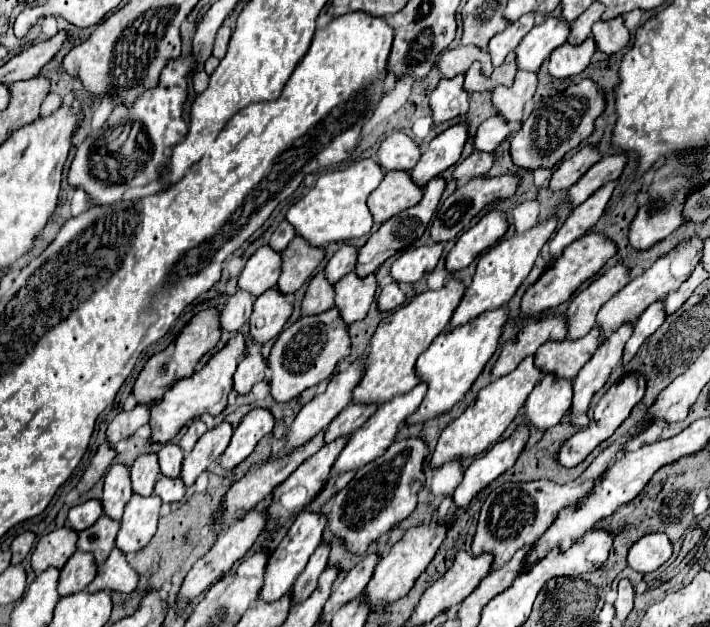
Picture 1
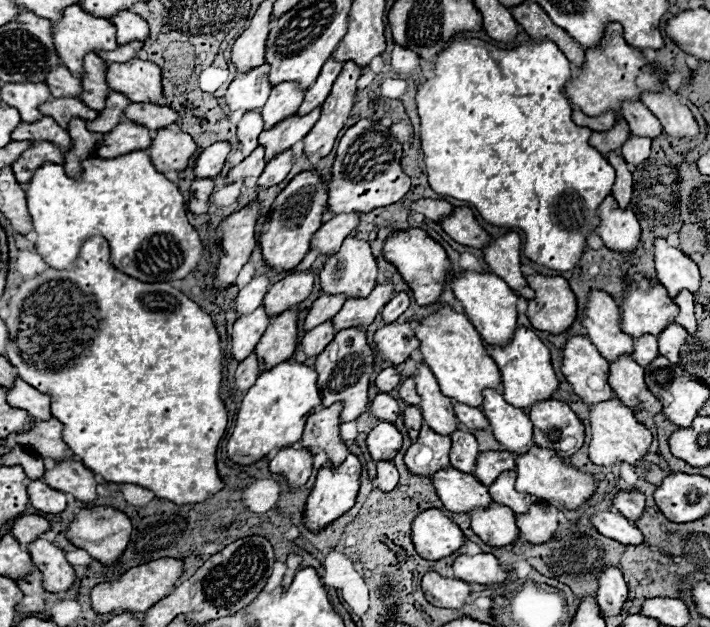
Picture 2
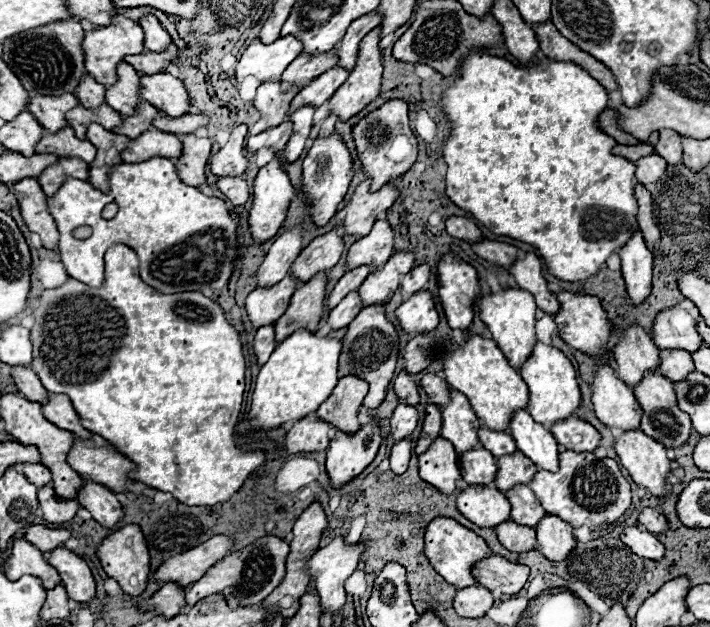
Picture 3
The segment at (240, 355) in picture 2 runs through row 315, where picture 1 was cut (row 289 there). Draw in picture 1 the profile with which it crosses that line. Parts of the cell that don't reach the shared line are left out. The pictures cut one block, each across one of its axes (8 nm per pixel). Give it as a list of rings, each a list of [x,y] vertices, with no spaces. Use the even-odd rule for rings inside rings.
[[[268,244],[260,246],[246,262],[238,286],[250,290],[254,296],[260,296],[268,288],[274,288],[282,270],[282,256],[280,252],[272,250]]]

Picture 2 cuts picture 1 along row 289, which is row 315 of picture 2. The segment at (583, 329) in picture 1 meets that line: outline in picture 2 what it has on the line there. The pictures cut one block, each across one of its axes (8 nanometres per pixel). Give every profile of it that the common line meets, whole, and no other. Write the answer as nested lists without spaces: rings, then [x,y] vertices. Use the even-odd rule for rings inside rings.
[[[594,292],[588,298],[582,324],[588,330],[588,338],[598,348],[598,352],[608,360],[618,360],[620,356],[630,356],[634,348],[634,338],[624,334],[620,328],[620,306],[606,292]]]

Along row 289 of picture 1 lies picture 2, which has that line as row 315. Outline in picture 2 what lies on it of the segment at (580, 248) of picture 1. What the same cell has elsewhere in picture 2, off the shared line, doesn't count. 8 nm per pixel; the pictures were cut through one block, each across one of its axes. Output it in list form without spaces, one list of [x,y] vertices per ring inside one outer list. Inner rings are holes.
[[[542,274],[526,276],[526,280],[530,288],[534,288],[536,292],[536,300],[530,300],[530,306],[528,306],[528,318],[532,326],[550,334],[564,334],[578,316],[578,302],[568,282],[562,276],[542,276]]]

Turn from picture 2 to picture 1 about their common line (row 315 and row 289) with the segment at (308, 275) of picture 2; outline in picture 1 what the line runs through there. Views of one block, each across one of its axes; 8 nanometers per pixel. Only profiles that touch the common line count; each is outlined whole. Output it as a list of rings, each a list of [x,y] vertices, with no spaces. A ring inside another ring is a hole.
[[[270,288],[260,294],[254,302],[254,312],[250,316],[250,334],[256,342],[268,342],[278,336],[294,312],[290,296],[284,296],[278,288]]]

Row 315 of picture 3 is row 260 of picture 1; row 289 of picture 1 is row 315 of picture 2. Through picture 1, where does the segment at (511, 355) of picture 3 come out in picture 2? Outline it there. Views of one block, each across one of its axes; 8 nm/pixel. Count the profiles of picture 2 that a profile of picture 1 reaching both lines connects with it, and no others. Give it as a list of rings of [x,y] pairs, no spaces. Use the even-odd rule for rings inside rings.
[[[464,270],[462,274],[452,276],[450,288],[454,290],[456,298],[462,302],[466,316],[476,326],[476,330],[480,332],[486,344],[504,346],[510,342],[510,338],[514,336],[514,330],[518,328],[518,310],[516,310],[518,294],[512,288],[508,288],[508,284],[500,280],[500,276],[490,272],[482,274],[482,272]]]

